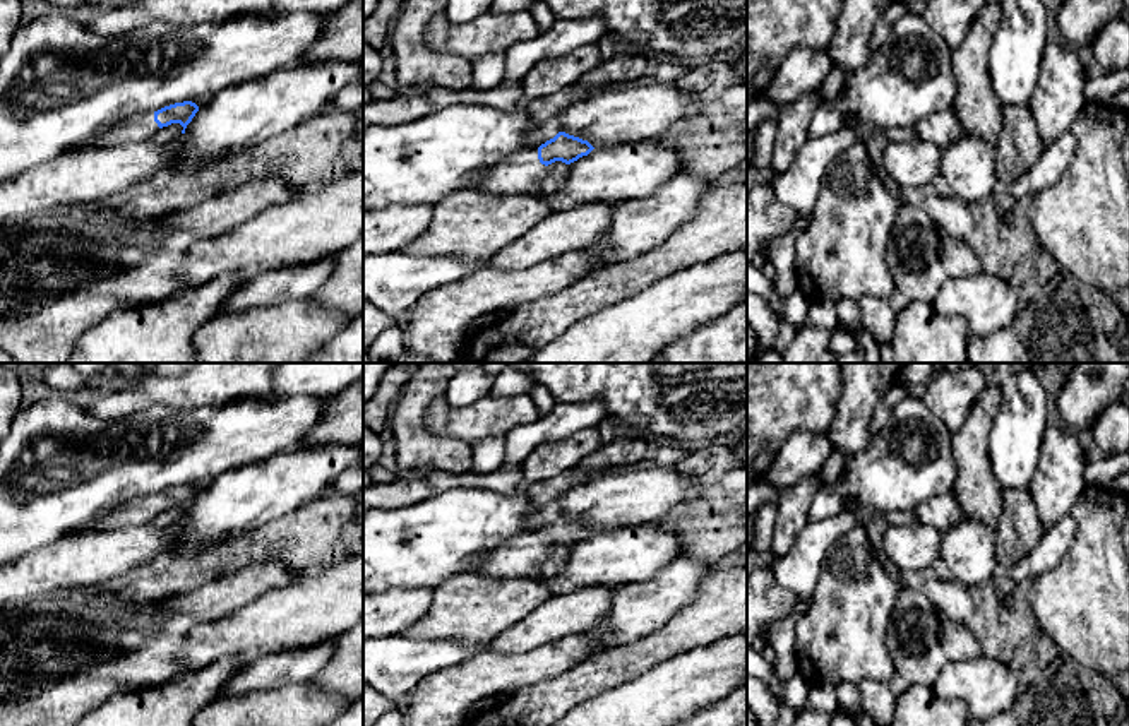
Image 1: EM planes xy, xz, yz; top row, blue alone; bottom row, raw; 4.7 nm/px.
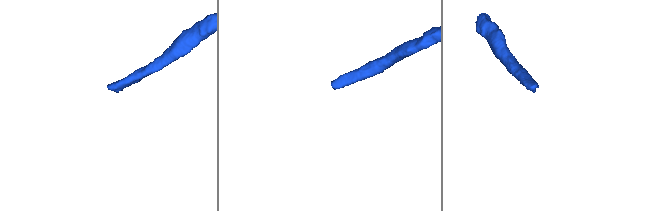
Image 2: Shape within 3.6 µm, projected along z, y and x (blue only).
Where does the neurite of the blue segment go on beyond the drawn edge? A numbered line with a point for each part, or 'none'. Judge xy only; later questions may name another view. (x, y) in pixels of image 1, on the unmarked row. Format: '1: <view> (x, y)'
1: xy (137, 512)

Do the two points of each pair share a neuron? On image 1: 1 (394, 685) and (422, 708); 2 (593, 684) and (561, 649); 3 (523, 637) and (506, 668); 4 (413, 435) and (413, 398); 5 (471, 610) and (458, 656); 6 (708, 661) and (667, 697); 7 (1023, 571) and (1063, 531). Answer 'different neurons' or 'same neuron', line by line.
1: different neurons
2: different neurons
3: different neurons
4: same neuron
5: different neurons
6: same neuron
7: same neuron

